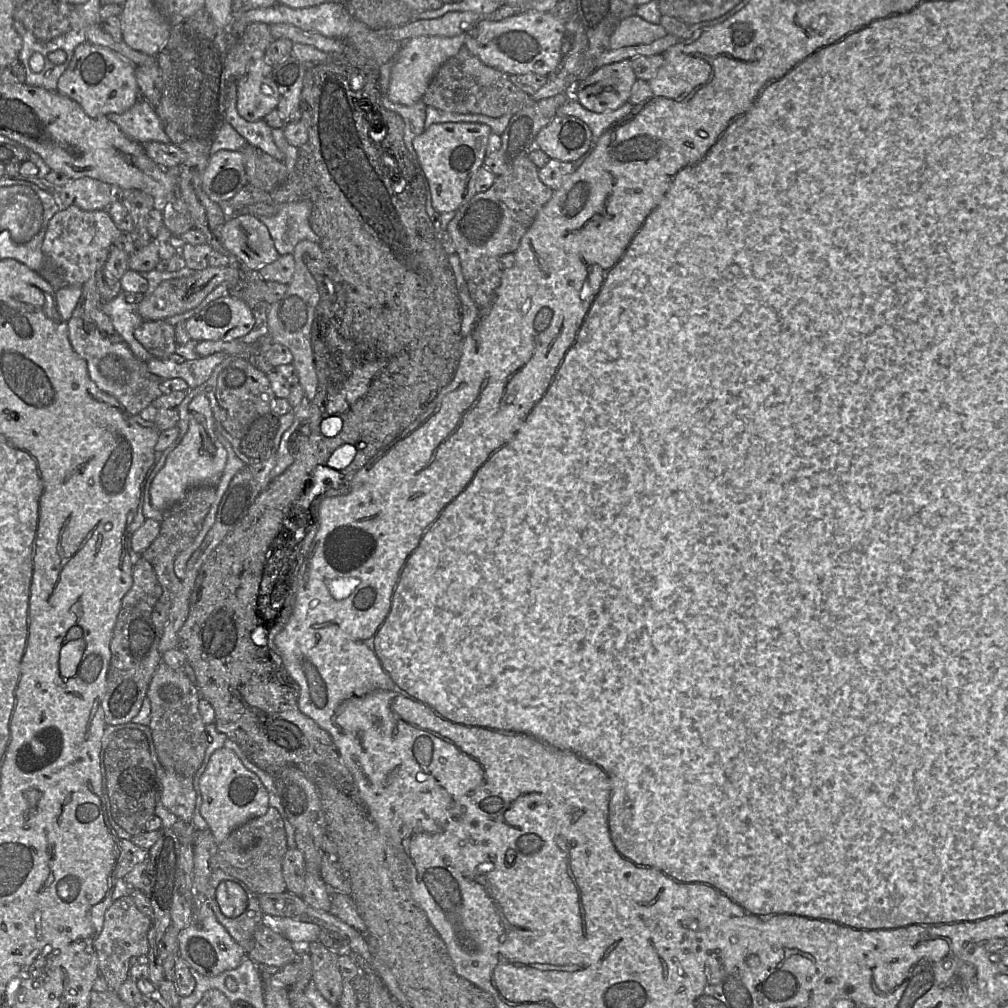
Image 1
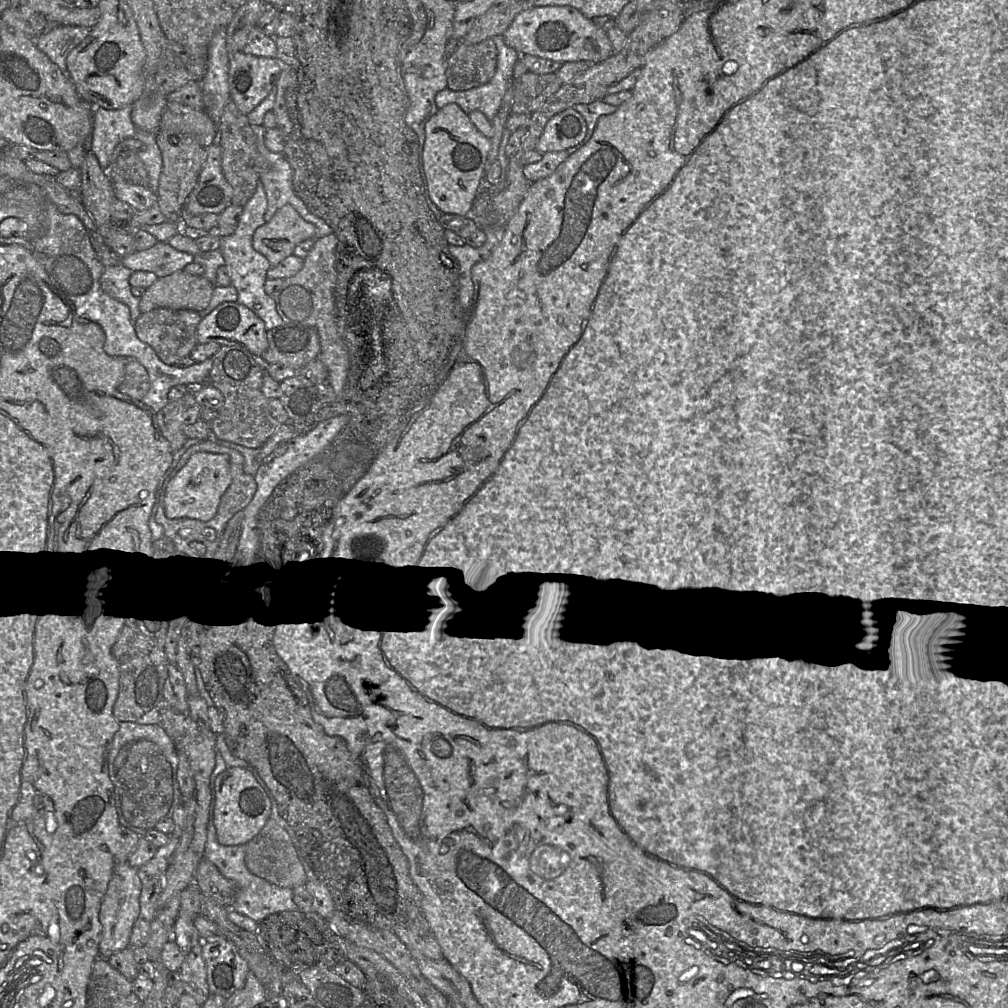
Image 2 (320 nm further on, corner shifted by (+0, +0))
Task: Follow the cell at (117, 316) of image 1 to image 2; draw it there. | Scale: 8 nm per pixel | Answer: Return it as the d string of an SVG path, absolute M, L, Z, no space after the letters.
M121 261L105 266L100 278L100 285L106 294L129 307L131 320L135 322L141 311L139 309L140 298L131 293L132 286L129 284L129 277L132 273L133 271L124 267Z

